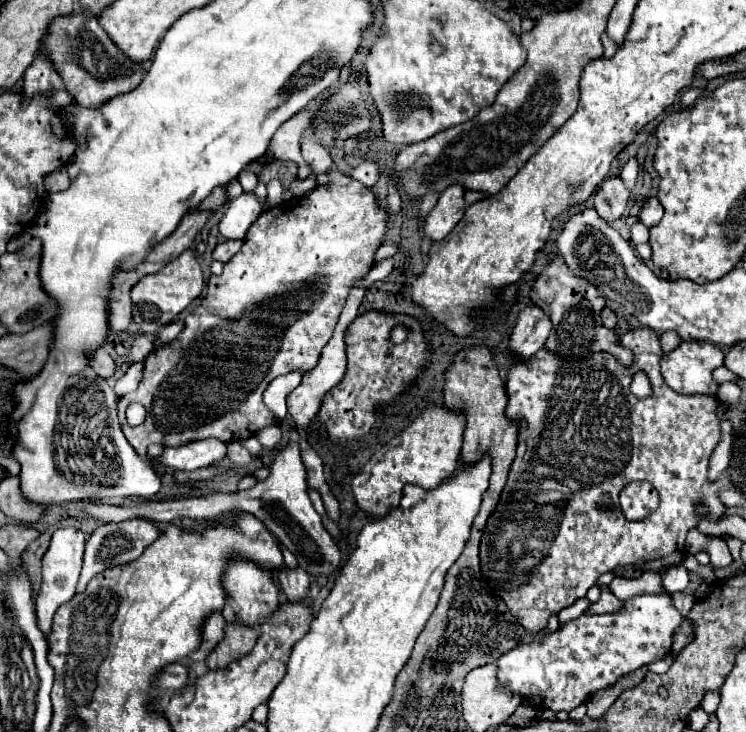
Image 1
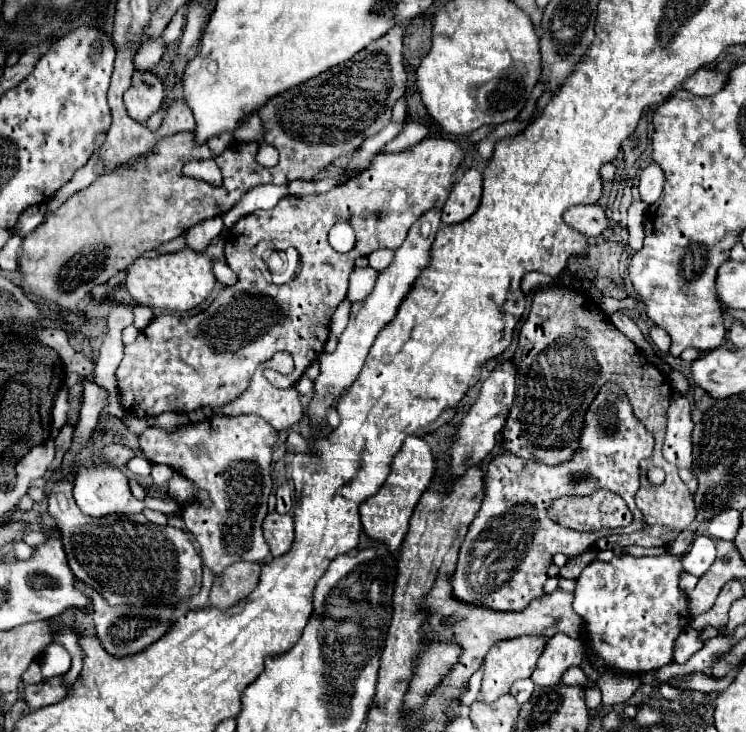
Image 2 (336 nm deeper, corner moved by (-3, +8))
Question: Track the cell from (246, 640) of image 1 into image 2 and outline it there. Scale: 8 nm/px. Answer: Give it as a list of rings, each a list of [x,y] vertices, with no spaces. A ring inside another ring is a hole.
[[[235,563],[233,567],[227,567],[221,575],[215,577],[209,595],[211,605],[227,609],[239,603],[257,587],[259,573],[261,573],[259,563]]]

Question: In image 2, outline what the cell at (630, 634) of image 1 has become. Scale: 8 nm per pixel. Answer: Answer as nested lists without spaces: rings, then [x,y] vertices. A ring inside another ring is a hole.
[[[669,553],[657,557],[623,555],[611,559],[609,563],[593,561],[583,569],[573,591],[573,603],[575,611],[585,619],[587,637],[593,653],[599,655],[605,665],[627,673],[647,673],[673,661],[673,643],[689,619],[687,597],[679,589],[681,571],[681,559]]]

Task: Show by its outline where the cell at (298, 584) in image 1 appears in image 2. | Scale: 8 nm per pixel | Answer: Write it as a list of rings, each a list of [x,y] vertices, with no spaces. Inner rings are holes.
[[[269,511],[263,521],[263,533],[269,543],[271,555],[279,557],[291,549],[293,543],[293,517],[289,513]]]

